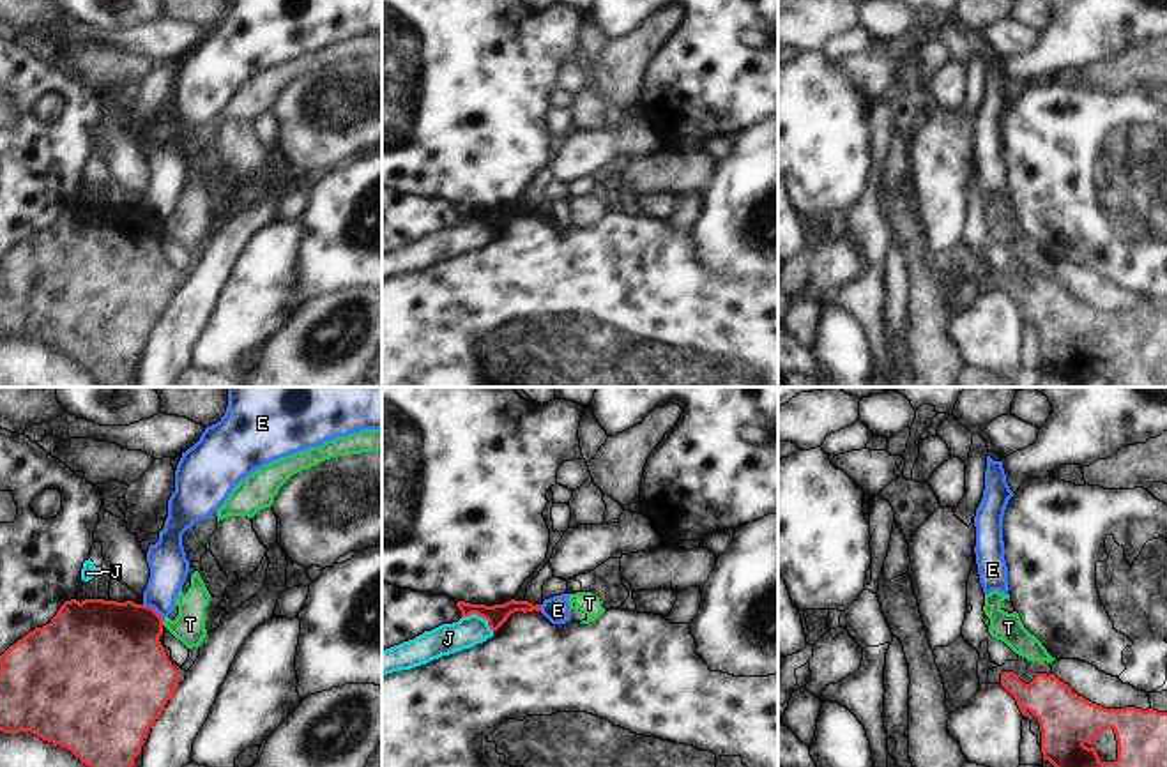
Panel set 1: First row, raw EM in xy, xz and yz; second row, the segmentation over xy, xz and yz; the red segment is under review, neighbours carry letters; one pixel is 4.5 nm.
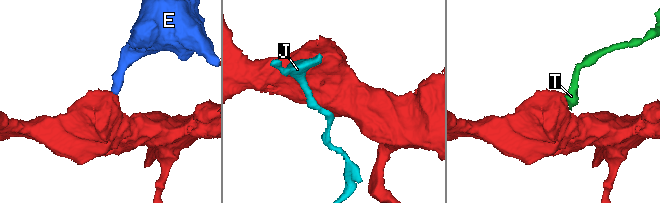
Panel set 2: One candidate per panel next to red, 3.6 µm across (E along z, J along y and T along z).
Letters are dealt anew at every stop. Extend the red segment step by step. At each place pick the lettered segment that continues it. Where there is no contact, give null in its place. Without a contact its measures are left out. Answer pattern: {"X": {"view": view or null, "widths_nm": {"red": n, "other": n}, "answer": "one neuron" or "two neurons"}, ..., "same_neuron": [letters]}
{"E": {"view": "xy", "widths_nm": {"red": 420, "other": 180}, "answer": "two neurons"}, "J": {"view": "xz", "widths_nm": {"red": 90, "other": 140}, "answer": "two neurons"}, "T": {"view": "xy", "widths_nm": {"red": 400, "other": 140}, "answer": "two neurons"}, "same_neuron": []}

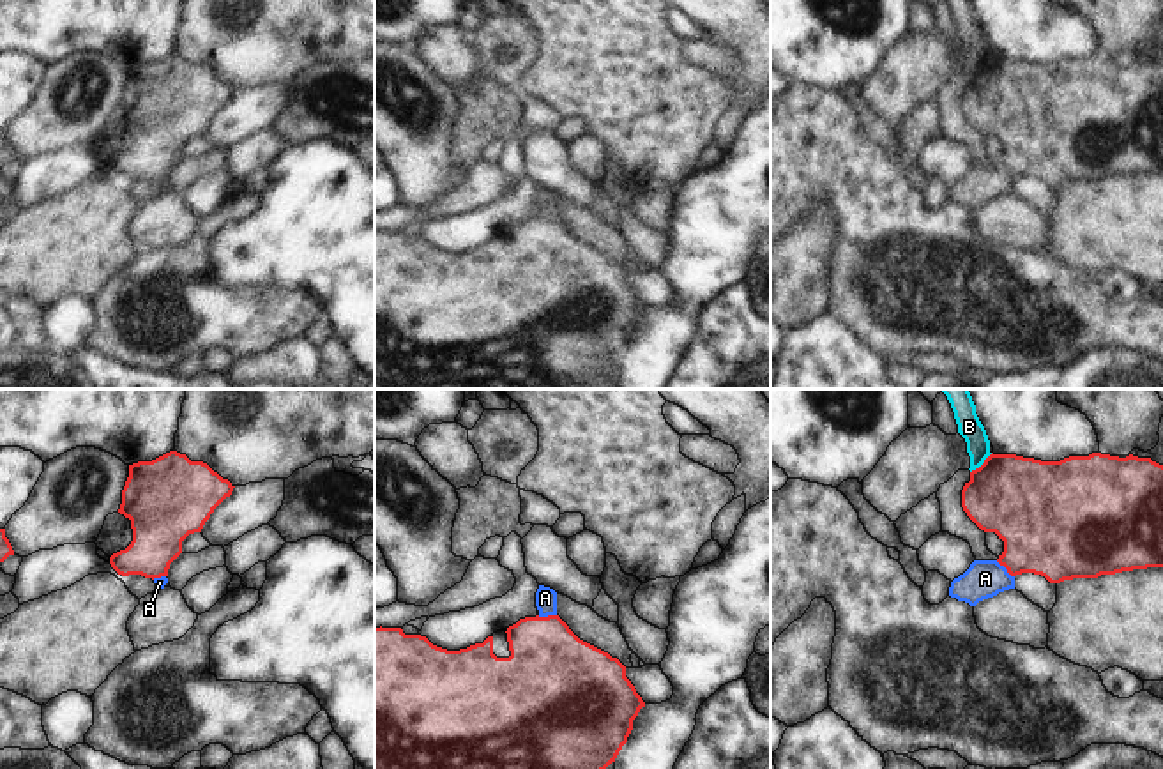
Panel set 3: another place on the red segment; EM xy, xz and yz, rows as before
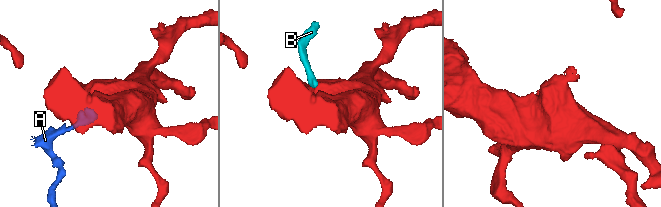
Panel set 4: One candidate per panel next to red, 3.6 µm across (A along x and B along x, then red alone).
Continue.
{"A": {"view": "yz", "widths_nm": {"red": 400, "other": 180}, "answer": "one neuron"}, "B": {"view": "yz", "widths_nm": {"red": 400, "other": 110}, "answer": "two neurons"}, "same_neuron": ["A"]}

